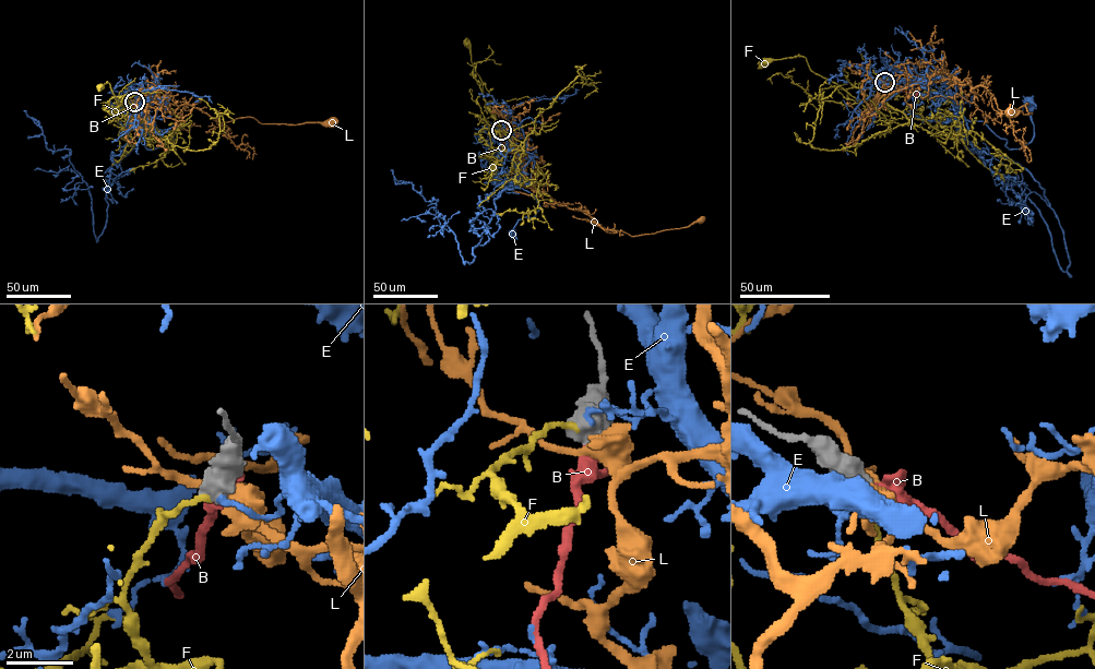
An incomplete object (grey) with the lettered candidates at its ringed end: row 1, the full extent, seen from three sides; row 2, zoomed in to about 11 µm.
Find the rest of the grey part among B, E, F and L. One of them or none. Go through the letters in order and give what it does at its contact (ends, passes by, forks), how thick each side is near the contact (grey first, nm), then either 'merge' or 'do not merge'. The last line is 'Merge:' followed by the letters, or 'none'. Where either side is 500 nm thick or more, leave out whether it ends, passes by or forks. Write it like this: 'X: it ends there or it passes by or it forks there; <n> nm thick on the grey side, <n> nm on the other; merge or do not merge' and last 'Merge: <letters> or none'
B: 750 nm thick on the grey side, 440 nm on the other; merge
E: 800 nm thick on the grey side, 160 nm on the other; do not merge
F: 750 nm thick on the grey side, 140 nm on the other; do not merge
L: 750 nm thick on the grey side, 500 nm on the other; do not merge
Merge: B

